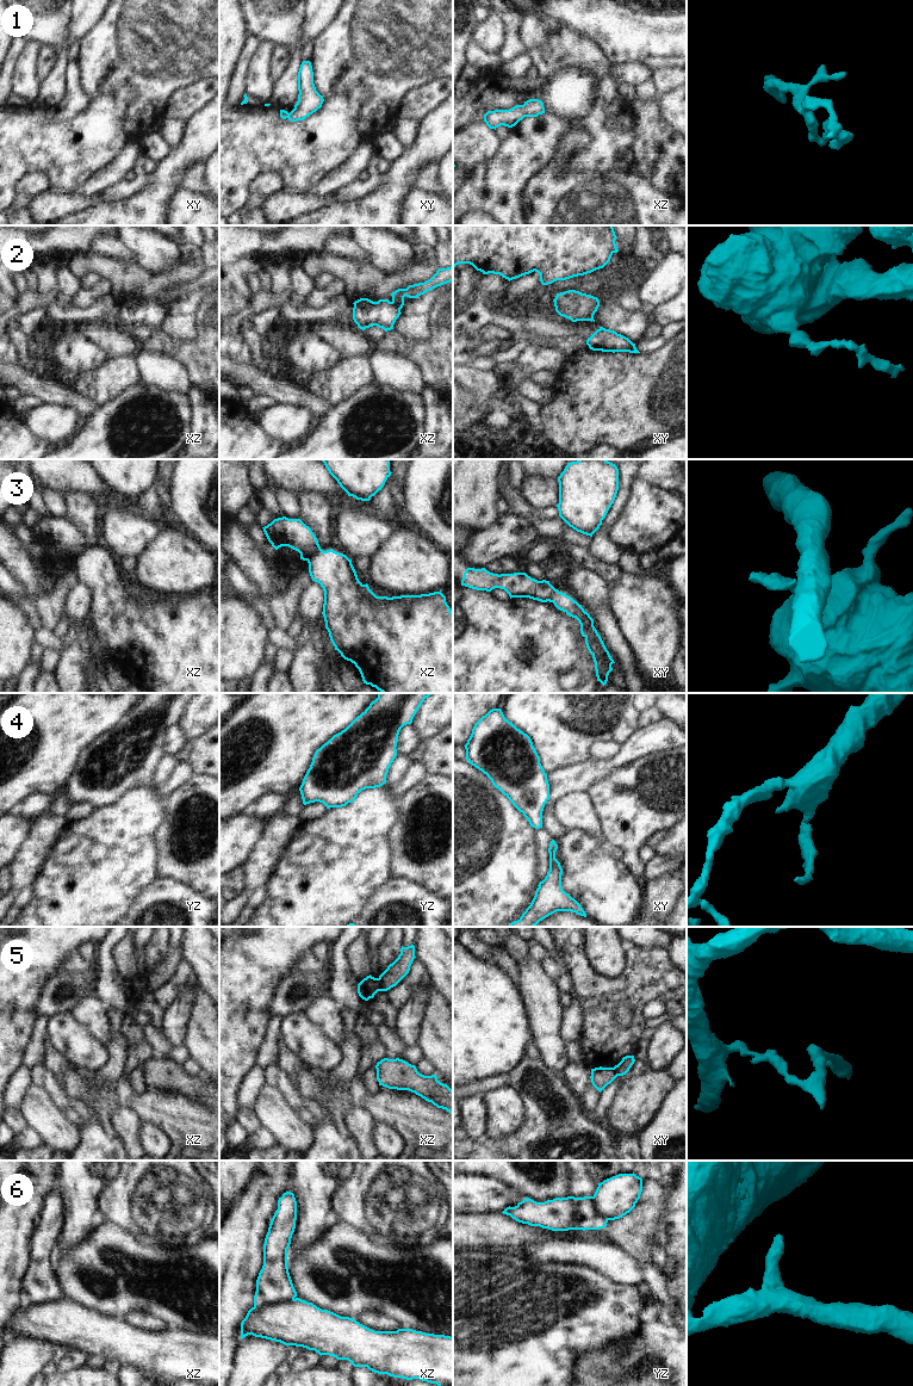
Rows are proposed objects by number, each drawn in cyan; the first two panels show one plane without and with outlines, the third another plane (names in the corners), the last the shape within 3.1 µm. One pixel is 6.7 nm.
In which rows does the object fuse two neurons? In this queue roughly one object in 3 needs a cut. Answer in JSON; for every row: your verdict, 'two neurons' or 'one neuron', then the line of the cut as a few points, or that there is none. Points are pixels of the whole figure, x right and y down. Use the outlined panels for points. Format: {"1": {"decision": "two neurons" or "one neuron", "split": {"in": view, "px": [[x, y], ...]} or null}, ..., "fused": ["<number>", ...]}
{"1": {"decision": "one neuron", "split": null}, "2": {"decision": "two neurons", "split": {"in": "xz", "px": [[391, 302], [399, 309]]}}, "3": {"decision": "two neurons", "split": {"in": "xz", "px": [[322, 550], [306, 560]]}}, "4": {"decision": "one neuron", "split": null}, "5": {"decision": "two neurons", "split": {"in": "xz", "px": [[378, 978], [380, 990]]}}, "6": {"decision": "two neurons", "split": {"in": "xz", "px": [[293, 1298], [254, 1306]]}}, "fused": ["2", "3", "5", "6"]}

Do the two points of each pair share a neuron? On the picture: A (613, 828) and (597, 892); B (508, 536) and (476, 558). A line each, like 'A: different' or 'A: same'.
A: different
B: same

